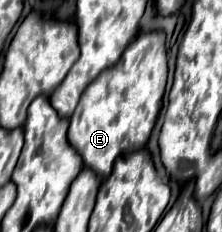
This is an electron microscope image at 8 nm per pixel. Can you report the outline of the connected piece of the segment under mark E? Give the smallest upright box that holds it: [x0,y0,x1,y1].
[69,31,167,177]

